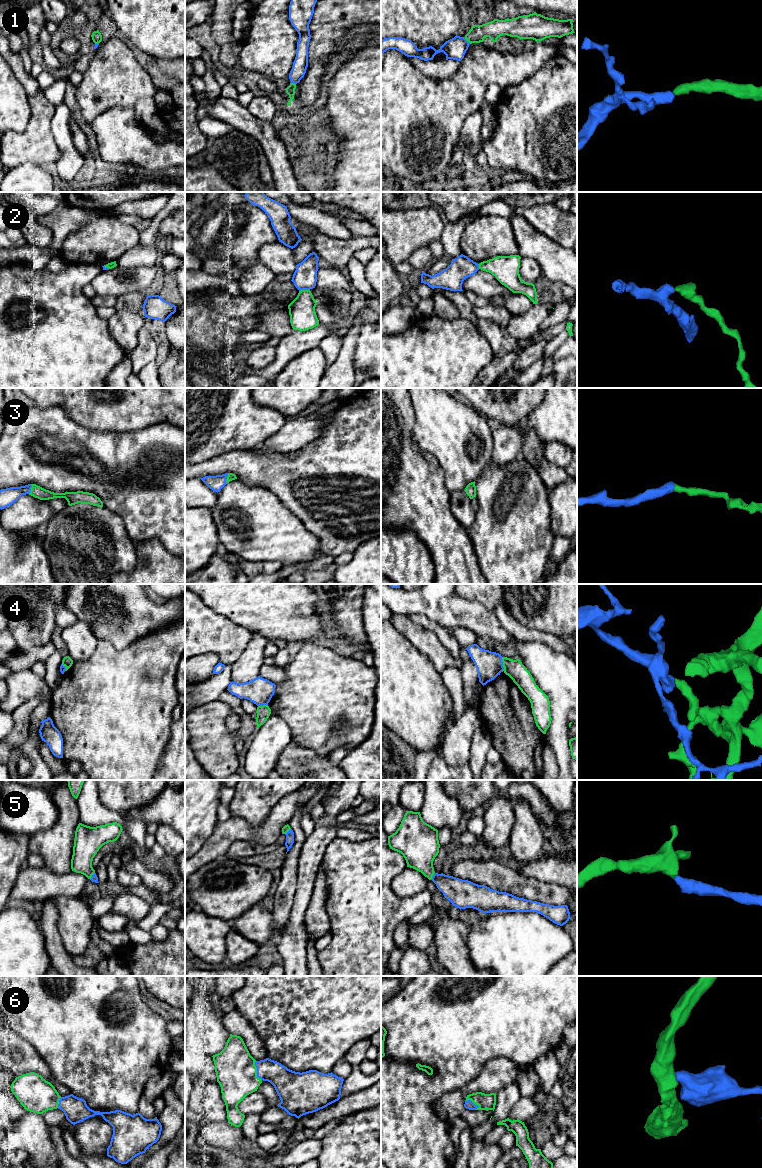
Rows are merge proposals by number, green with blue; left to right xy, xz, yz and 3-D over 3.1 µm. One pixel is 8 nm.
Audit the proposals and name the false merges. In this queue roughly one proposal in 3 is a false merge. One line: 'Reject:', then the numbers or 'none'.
Reject: 2, 4

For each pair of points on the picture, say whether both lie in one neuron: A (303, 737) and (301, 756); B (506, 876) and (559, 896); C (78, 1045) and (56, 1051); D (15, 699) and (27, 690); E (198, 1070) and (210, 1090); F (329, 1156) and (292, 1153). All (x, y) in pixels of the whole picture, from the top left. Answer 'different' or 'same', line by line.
A: different
B: same
C: same
D: same
E: different
F: different

